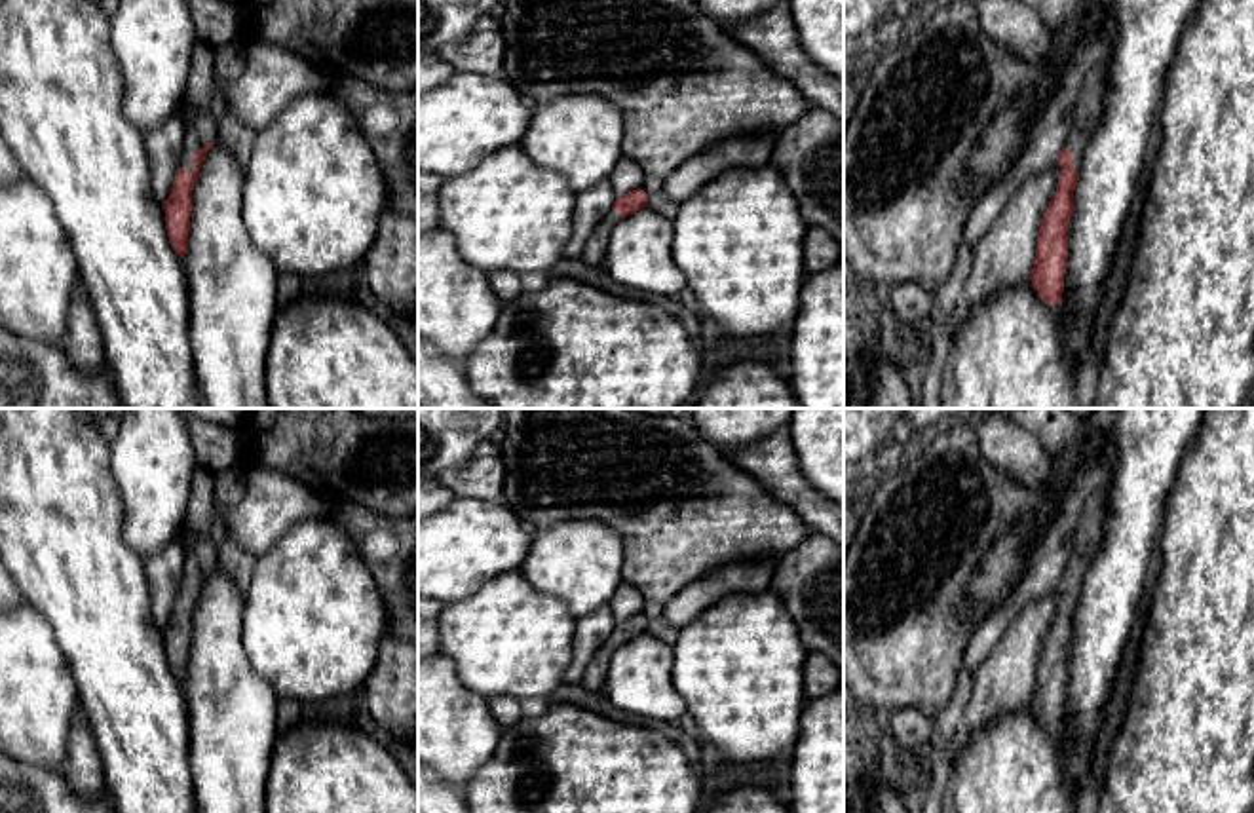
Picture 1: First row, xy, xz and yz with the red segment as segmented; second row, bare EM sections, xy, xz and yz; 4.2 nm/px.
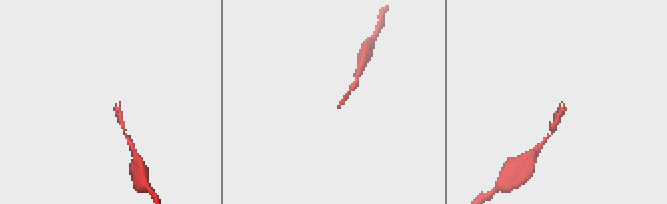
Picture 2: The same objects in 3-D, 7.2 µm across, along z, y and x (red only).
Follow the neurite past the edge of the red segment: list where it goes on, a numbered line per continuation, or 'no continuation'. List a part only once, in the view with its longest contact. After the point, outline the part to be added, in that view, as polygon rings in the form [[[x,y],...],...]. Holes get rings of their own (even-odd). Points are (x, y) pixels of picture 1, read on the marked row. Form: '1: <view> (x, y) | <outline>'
1: xy (200, 128) | [[[186,99],[180,106],[180,116],[184,118],[180,167],[192,173],[194,154],[218,139],[218,123],[211,112],[192,108]]]

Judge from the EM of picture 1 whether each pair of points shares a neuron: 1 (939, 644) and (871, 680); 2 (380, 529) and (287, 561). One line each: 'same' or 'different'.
1: same
2: different

